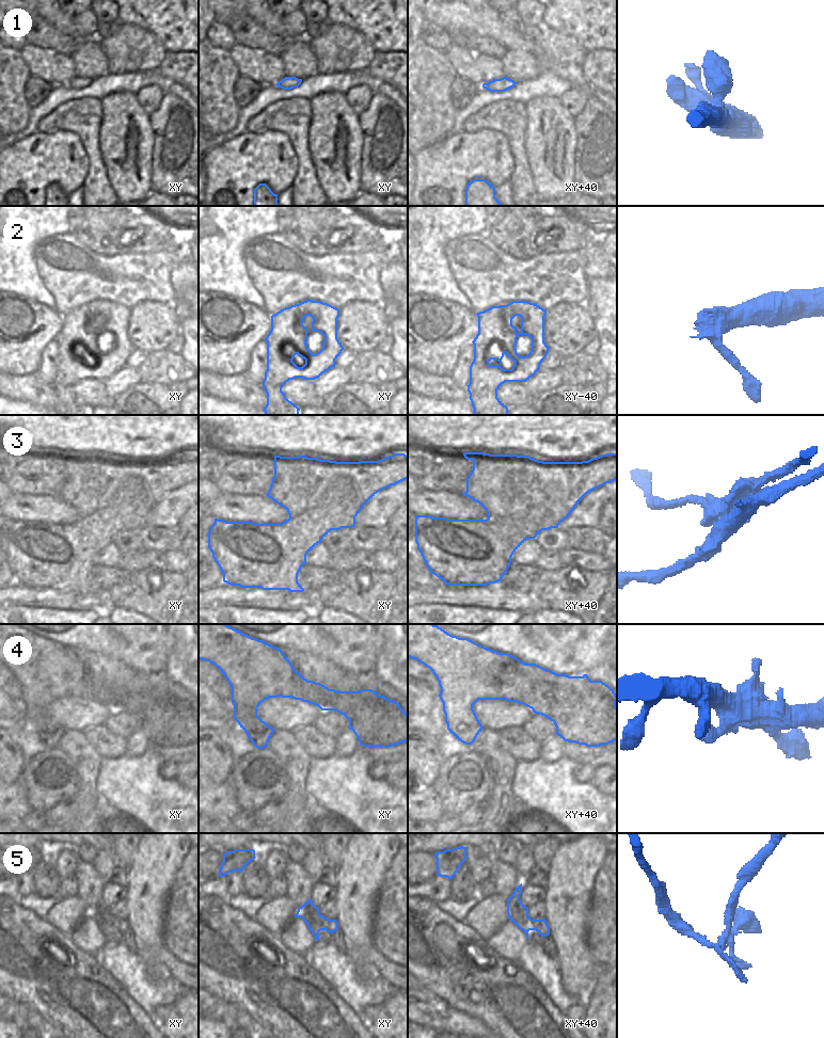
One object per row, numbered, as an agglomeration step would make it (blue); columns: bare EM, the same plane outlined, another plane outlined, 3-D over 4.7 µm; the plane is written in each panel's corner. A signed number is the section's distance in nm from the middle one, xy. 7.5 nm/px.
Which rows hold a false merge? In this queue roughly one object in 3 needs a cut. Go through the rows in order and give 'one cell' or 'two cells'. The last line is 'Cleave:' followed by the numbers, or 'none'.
1: one cell
2: one cell
3: two cells
4: one cell
5: two cells
Cleave: 3, 5

